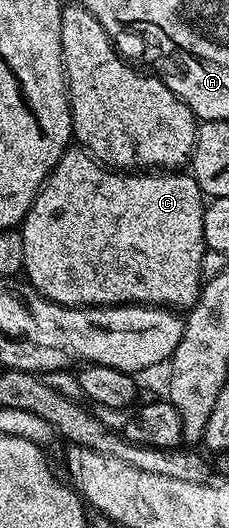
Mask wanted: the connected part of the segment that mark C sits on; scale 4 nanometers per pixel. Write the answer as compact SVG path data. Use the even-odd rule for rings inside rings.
M67 147L36 194L20 225L24 242L24 276L52 302L69 308L115 304L152 304L189 310L198 301L204 277L204 193L193 175L131 174L99 164L85 148Z

